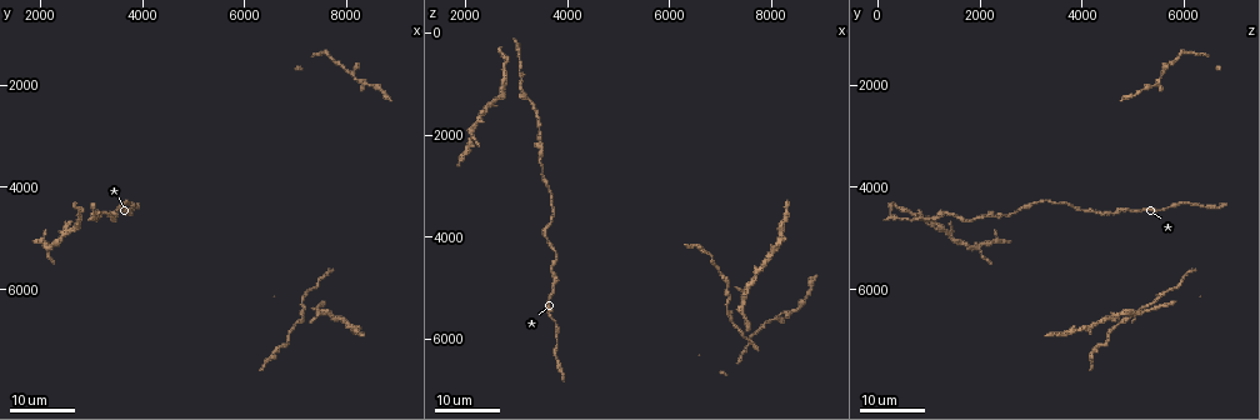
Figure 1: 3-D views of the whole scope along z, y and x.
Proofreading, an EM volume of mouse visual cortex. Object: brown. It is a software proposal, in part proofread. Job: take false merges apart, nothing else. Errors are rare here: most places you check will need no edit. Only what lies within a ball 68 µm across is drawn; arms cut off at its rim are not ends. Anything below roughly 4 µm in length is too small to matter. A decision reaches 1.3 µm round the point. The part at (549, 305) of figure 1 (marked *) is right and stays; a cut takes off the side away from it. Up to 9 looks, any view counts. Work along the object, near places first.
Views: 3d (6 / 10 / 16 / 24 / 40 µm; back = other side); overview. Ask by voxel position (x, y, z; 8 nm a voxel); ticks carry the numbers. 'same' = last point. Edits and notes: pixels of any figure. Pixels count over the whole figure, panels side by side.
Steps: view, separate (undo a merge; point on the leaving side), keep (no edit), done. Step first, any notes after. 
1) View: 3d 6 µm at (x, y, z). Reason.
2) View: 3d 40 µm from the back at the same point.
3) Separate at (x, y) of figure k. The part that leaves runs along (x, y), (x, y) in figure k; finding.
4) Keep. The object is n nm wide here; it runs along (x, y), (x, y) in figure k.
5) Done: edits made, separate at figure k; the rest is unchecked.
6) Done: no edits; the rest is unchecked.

View: 3d 16 µm at (3650, 4450, 5550). Calibre changes.

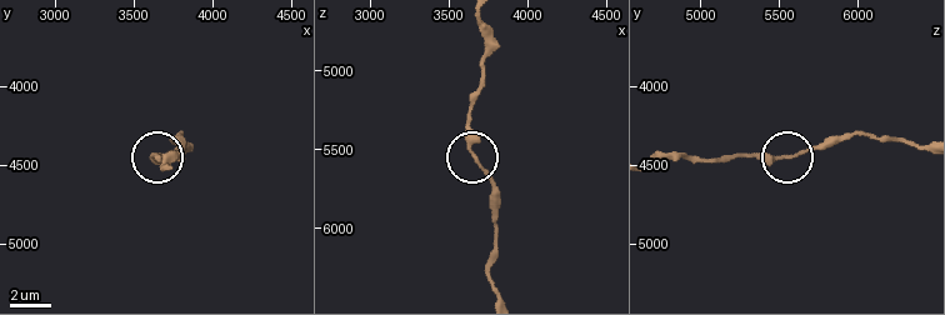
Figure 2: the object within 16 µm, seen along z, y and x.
View: 3d 6 µm at (3660, 4440, 5520).

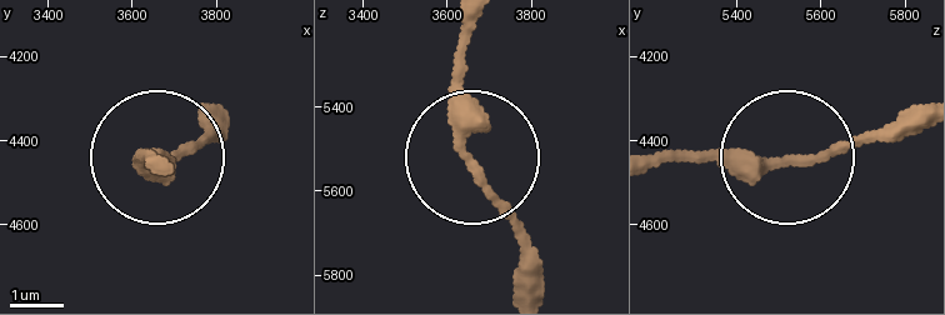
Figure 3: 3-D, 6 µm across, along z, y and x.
View: 3d 6 µm from the back at (3650, 4455, 5530).

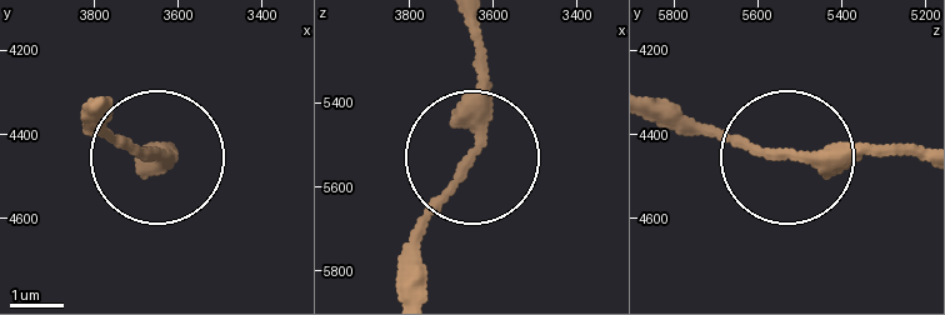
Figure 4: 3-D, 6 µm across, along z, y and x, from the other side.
Keep. The object is 280 nm wide here; it runs along (475, 79), (471, 168), (399, 258) in figure 4; continuous, no second neuron.

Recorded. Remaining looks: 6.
View: 3d 24 µm at (3700, 4500, 4600). A narrow waist.

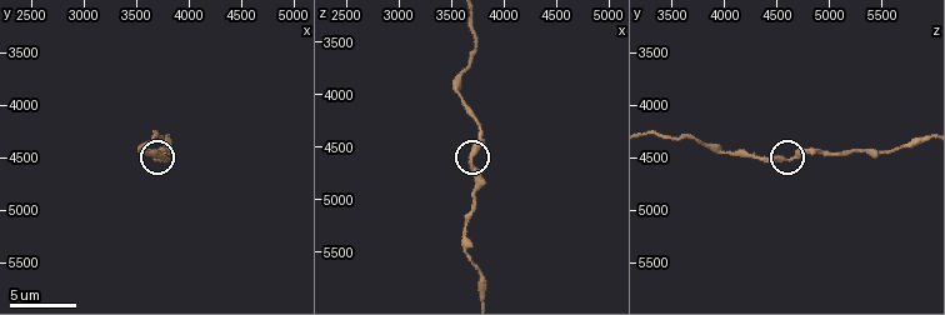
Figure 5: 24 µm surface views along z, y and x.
View: 3d 6 µm at (3680, 4520, 4640).

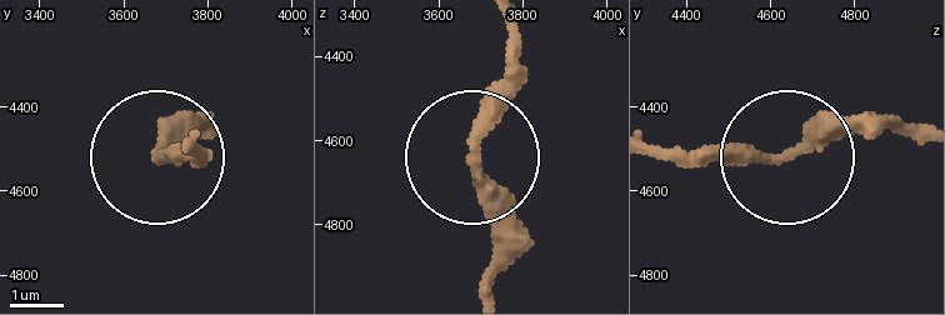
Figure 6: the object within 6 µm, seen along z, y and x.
Keep. Continuous, no second neuron.

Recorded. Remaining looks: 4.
View: 3d 24 µm at (3500, 4650, 2250).

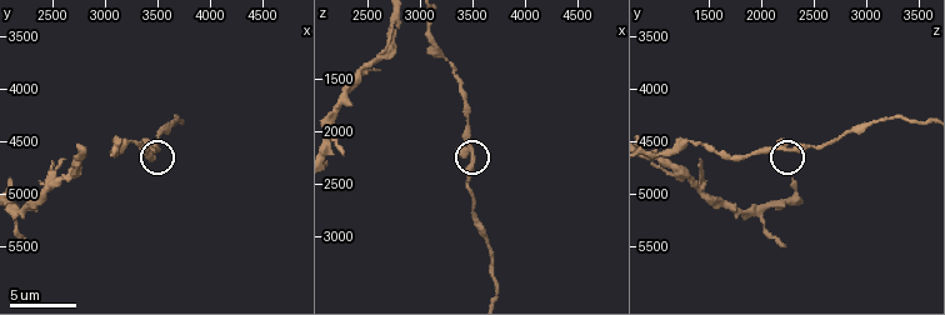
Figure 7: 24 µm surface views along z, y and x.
View: 3d 10 µm at (3500, 4580, 2280). Closer look.

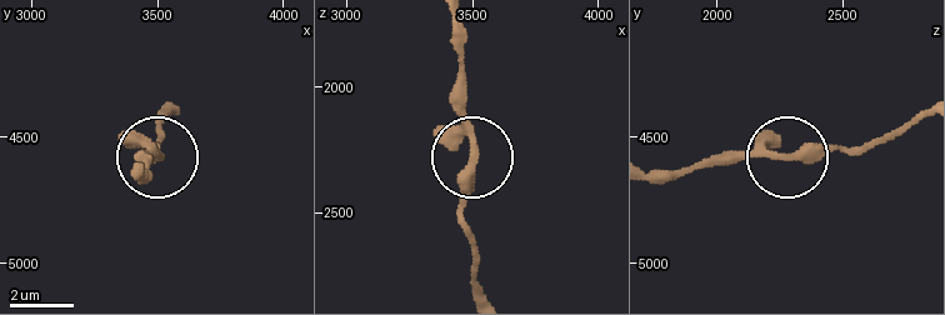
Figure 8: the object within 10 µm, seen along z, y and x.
Keep. The object is 300 nm wide here; it runs along (481, 289), (459, 209), (475, 151), (468, 83) in figure 8; continuous, no second neuron.

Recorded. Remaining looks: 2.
View: 3d 10 µm at (3200, 4500, 1260). Sudden change in width.

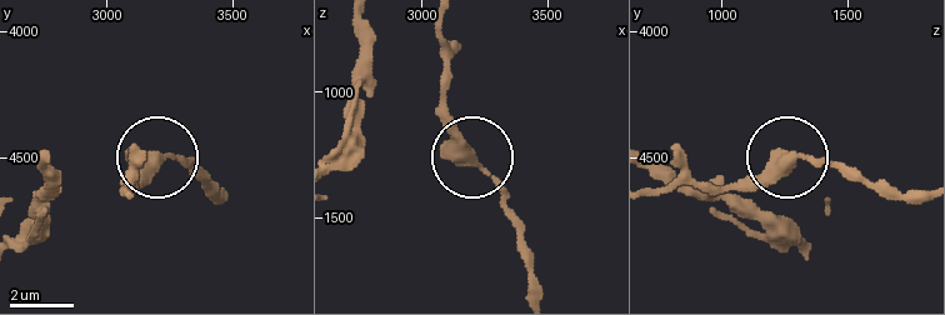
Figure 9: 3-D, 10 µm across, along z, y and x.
View: 3d 6 µm at (3200, 4510, 1280). Closer look.

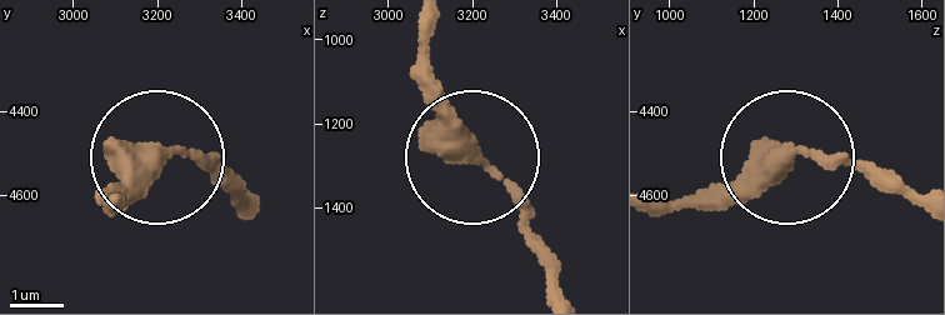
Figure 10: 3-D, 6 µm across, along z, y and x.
Keep. It runs along (555, 286), (420, 49) in figure 10; all the same neuron.

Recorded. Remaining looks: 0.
Done: no edits; the rest is unchecked.

